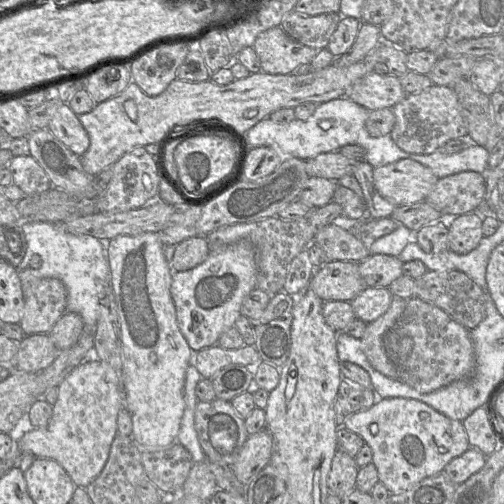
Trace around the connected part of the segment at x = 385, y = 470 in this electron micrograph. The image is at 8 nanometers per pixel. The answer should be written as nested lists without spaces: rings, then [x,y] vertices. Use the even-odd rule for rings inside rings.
[[[377,398],[368,410],[356,412],[346,418],[343,427],[360,435],[365,444],[370,446],[379,482],[391,494],[404,492],[421,480],[438,474],[451,460],[471,447],[463,422],[448,418],[426,403],[411,398]]]

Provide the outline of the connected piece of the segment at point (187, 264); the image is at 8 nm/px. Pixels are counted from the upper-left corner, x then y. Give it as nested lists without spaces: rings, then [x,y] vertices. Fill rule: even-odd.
[[[194,236],[183,240],[175,247],[171,268],[175,272],[190,270],[204,262],[210,253],[206,236]]]

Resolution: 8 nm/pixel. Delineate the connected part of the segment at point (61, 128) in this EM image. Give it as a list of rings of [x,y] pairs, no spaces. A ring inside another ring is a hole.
[[[62,104],[52,117],[49,131],[75,154],[82,156],[90,146],[90,138],[78,115],[68,104]]]

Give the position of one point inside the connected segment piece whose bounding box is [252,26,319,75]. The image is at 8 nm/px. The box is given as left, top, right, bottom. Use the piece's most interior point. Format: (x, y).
(279, 54)

